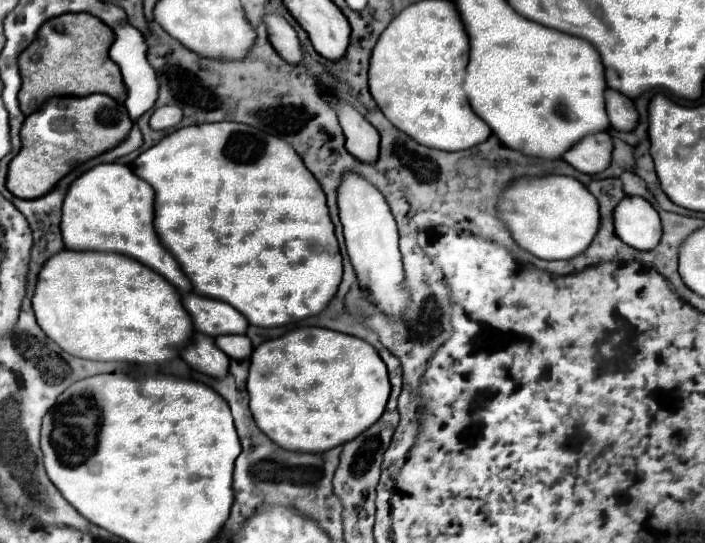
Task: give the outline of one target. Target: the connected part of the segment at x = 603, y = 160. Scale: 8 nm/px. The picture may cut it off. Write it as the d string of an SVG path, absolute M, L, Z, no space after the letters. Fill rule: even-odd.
M599 132L583 136L583 140L579 140L575 146L571 146L571 150L567 150L567 154L563 154L563 160L583 174L599 174L609 166L611 152L611 136L607 132Z

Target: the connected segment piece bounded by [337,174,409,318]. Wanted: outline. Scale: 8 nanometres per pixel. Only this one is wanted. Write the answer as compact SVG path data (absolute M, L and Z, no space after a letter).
M345 174L337 194L339 218L343 224L347 254L357 272L361 288L371 292L371 300L389 316L403 314L409 292L403 284L403 264L399 252L397 224L383 194L371 186L361 174Z

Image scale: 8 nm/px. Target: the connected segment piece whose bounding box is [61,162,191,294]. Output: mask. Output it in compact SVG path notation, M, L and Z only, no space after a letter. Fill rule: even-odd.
M99 164L87 170L73 180L63 202L61 234L65 248L131 256L167 278L181 294L187 294L191 290L189 278L183 274L183 270L179 270L179 264L161 246L153 230L153 200L155 194L151 186L137 178L125 164Z

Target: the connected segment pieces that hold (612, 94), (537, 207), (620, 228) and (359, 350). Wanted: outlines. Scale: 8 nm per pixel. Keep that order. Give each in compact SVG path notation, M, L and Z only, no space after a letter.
M607 88L605 90L605 104L607 104L607 116L609 122L615 130L621 132L629 132L637 126L637 110L631 98L623 98L623 94L619 94L617 90Z
M557 174L511 182L499 194L497 218L523 250L543 260L569 260L581 254L599 230L599 206L589 190L579 180Z
M625 196L613 210L615 234L637 250L653 250L663 234L657 210L641 196Z
M303 326L289 331L281 338L267 340L253 350L247 392L255 424L277 446L293 452L325 452L357 438L363 430L381 418L391 384L385 362L365 340L327 328Z

